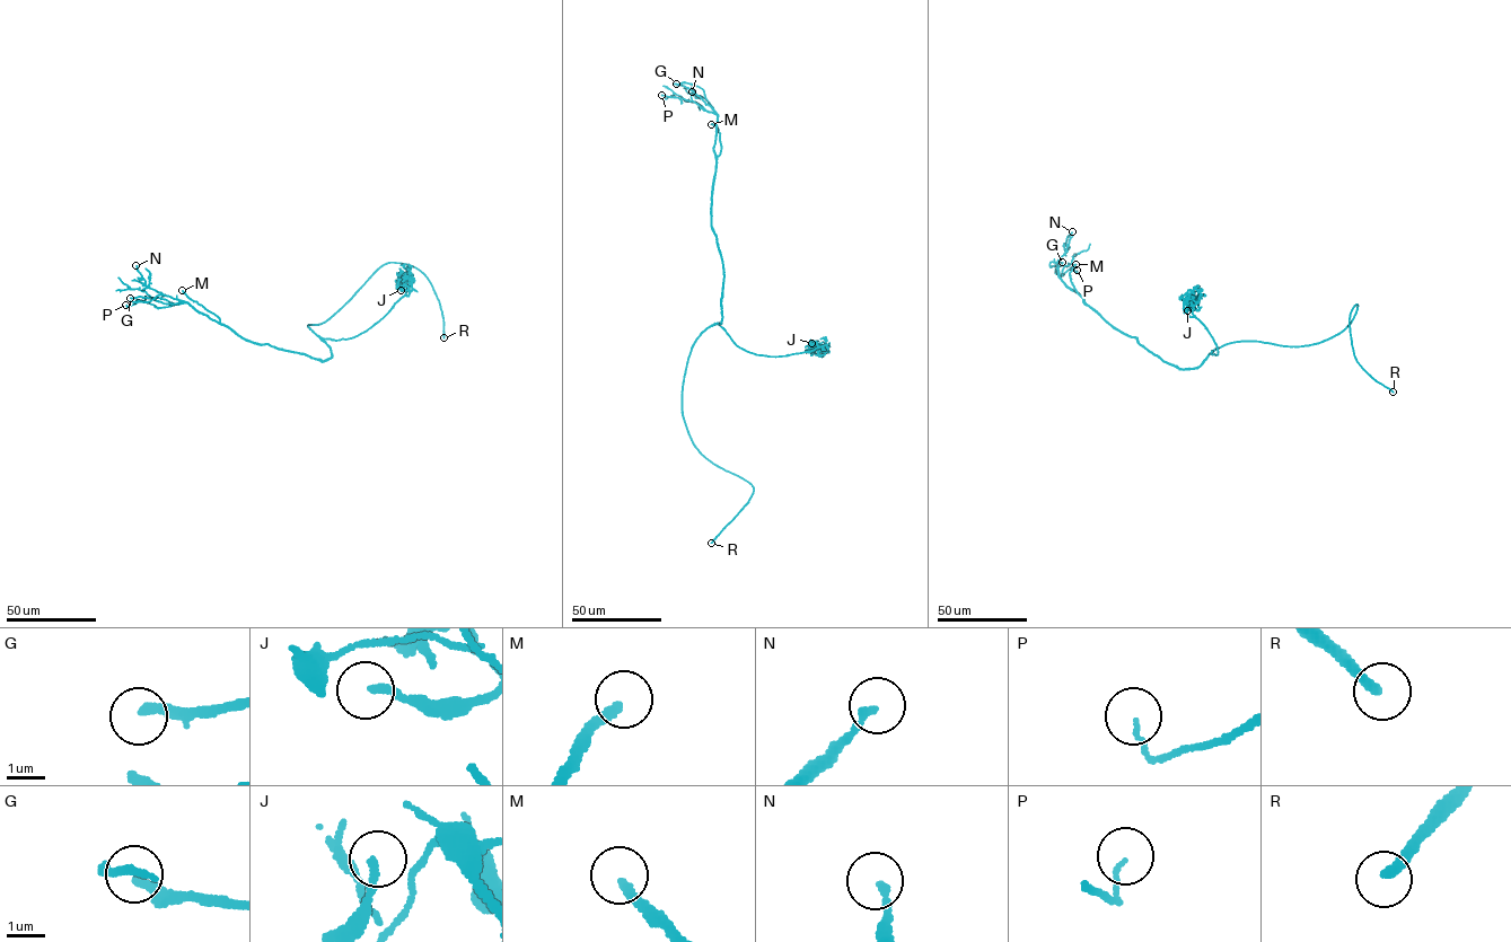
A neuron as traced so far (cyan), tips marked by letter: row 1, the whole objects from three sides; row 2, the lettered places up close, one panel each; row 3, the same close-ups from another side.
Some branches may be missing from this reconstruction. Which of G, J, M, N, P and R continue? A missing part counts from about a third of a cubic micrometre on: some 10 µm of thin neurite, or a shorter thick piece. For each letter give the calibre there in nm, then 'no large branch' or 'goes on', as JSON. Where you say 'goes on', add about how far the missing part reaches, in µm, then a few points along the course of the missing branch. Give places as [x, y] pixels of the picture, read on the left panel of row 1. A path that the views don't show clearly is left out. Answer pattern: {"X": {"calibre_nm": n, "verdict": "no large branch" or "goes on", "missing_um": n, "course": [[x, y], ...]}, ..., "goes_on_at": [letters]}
{"G": {"calibre_nm": 180, "verdict": "no large branch"}, "J": {"calibre_nm": 200, "verdict": "no large branch"}, "M": {"calibre_nm": 240, "verdict": "goes on", "missing_um": 50, "course": [[182, 290], [150, 279], [116, 261]]}, "N": {"calibre_nm": 200, "verdict": "no large branch"}, "P": {"calibre_nm": 90, "verdict": "no large branch"}, "R": {"calibre_nm": 280, "verdict": "no large branch"}, "goes_on_at": ["M"]}

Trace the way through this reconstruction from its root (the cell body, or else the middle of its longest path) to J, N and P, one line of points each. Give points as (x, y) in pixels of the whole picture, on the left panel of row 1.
J: (323, 339), (350, 339), (367, 331), (404, 295), (406, 285), (402, 282), (397, 283), (401, 290)
N: (323, 339), (330, 346), (332, 358), (321, 361), (247, 341), (187, 302), (147, 287), (135, 265)
P: (323, 339), (330, 346), (332, 358), (321, 361), (246, 341), (186, 302), (158, 307), (138, 300), (125, 305)

